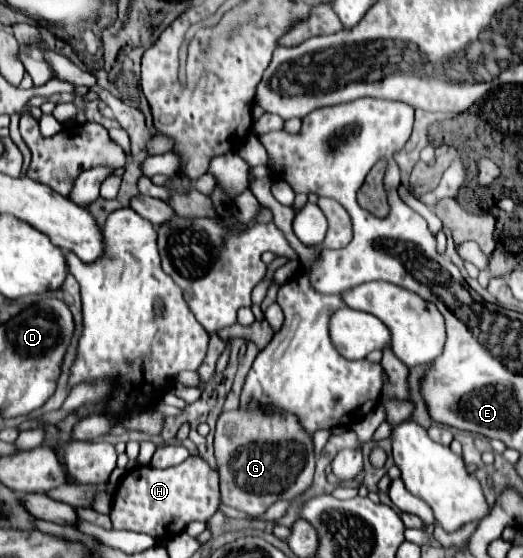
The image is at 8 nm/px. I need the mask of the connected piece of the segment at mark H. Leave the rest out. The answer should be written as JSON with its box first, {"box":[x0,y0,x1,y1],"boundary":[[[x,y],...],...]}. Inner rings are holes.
{"box":[109,456,219,540],"boundary":[[[189,456],[185,462],[173,468],[153,468],[153,466],[135,466],[129,470],[121,484],[115,490],[113,496],[113,510],[109,514],[113,530],[133,530],[133,532],[145,532],[159,540],[169,540],[185,530],[185,526],[193,520],[207,522],[219,508],[219,480],[217,472],[201,458],[201,456]]]}

